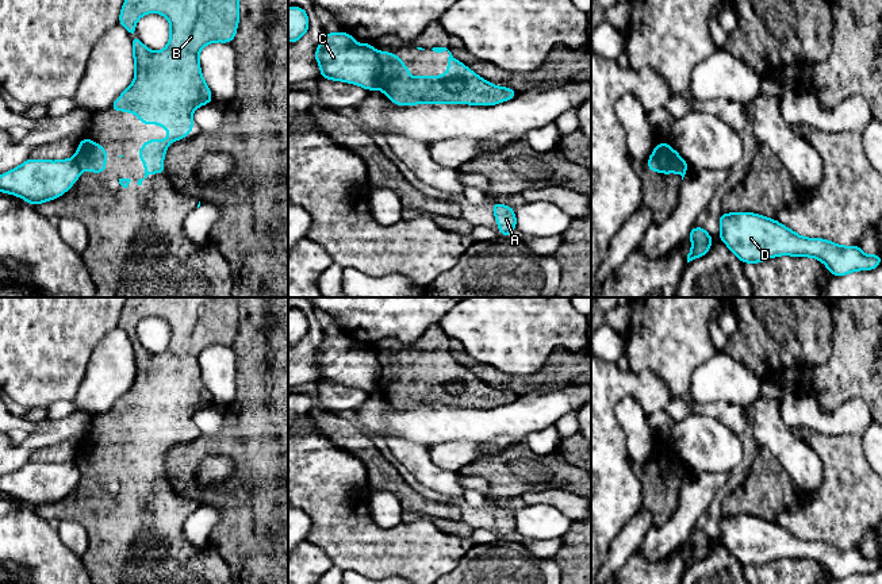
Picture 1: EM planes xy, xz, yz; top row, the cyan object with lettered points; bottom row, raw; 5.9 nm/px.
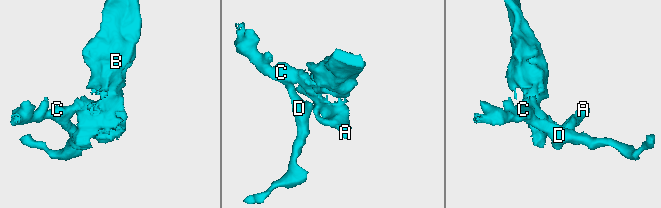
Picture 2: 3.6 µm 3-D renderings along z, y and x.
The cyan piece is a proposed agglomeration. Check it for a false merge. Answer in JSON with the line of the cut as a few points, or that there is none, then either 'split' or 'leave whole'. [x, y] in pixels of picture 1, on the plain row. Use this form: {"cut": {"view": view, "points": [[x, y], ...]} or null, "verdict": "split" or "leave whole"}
{"cut": {"view": "xz", "points": [[379, 354], [382, 375], [376, 390]]}, "verdict": "split"}

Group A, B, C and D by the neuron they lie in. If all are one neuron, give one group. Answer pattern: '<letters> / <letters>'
A B / C D

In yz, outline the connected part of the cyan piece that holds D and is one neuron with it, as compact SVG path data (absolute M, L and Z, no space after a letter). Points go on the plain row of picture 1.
M735 515L720 518L720 542L743 565L763 565L776 558L814 560L829 572L831 579L855 573L873 573L882 557L866 558L858 548L839 549L828 542L804 541L775 522Z

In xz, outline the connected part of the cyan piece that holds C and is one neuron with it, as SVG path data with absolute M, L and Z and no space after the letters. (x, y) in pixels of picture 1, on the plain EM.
M345 334L326 335L314 360L321 369L321 380L356 387L367 393L377 391L383 376L379 354L369 346L357 347Z

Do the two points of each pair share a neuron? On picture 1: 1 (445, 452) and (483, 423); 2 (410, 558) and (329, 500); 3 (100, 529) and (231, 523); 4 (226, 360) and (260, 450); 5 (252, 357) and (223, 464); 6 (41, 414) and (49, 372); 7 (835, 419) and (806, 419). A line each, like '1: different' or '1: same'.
1: different
2: same
3: different
4: different
5: different
6: different
7: same

